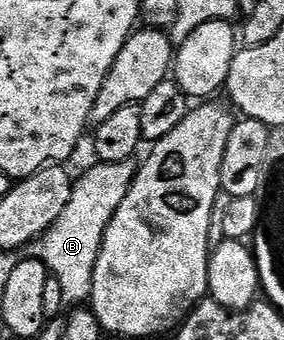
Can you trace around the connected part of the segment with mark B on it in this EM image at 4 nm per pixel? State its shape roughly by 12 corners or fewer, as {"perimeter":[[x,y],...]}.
{"perimeter":[[96,162],[37,243],[63,302],[90,300],[105,229],[137,170]]}

